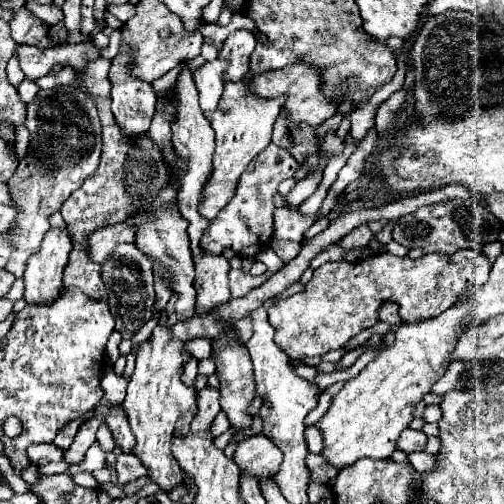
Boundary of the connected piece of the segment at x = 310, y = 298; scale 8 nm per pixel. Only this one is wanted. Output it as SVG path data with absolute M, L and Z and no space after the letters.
M462 249L452 255L422 255L420 259L410 259L410 257L394 257L388 251L368 255L364 259L358 259L356 263L348 261L330 261L320 265L314 271L314 277L308 281L306 289L302 293L296 293L288 299L278 301L268 309L270 323L276 327L276 343L292 357L302 361L304 357L316 357L316 355L326 355L332 349L344 347L354 335L360 331L372 327L378 317L376 311L384 301L396 301L400 305L400 317L406 323L420 323L424 319L432 319L446 311L450 305L456 303L458 295L462 295L468 287L480 287L490 273L490 261L486 259L484 253L478 253L474 249Z

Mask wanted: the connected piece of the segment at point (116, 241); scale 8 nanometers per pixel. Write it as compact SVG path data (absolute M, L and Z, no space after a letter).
M128 219L120 225L114 227L104 227L98 229L96 233L90 235L88 241L88 255L94 263L104 263L110 253L114 253L114 247L122 245L122 243L134 243L134 229L138 225L138 219Z

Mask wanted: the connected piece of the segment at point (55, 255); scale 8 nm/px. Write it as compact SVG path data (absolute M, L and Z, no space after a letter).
M50 229L36 255L28 259L24 271L26 303L46 303L62 291L62 271L68 263L72 241L68 229Z

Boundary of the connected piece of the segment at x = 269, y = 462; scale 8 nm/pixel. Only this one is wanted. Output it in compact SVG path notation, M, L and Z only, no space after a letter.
M258 433L238 443L234 461L242 471L248 471L260 481L270 473L278 473L282 463L282 451L274 447L268 437Z

